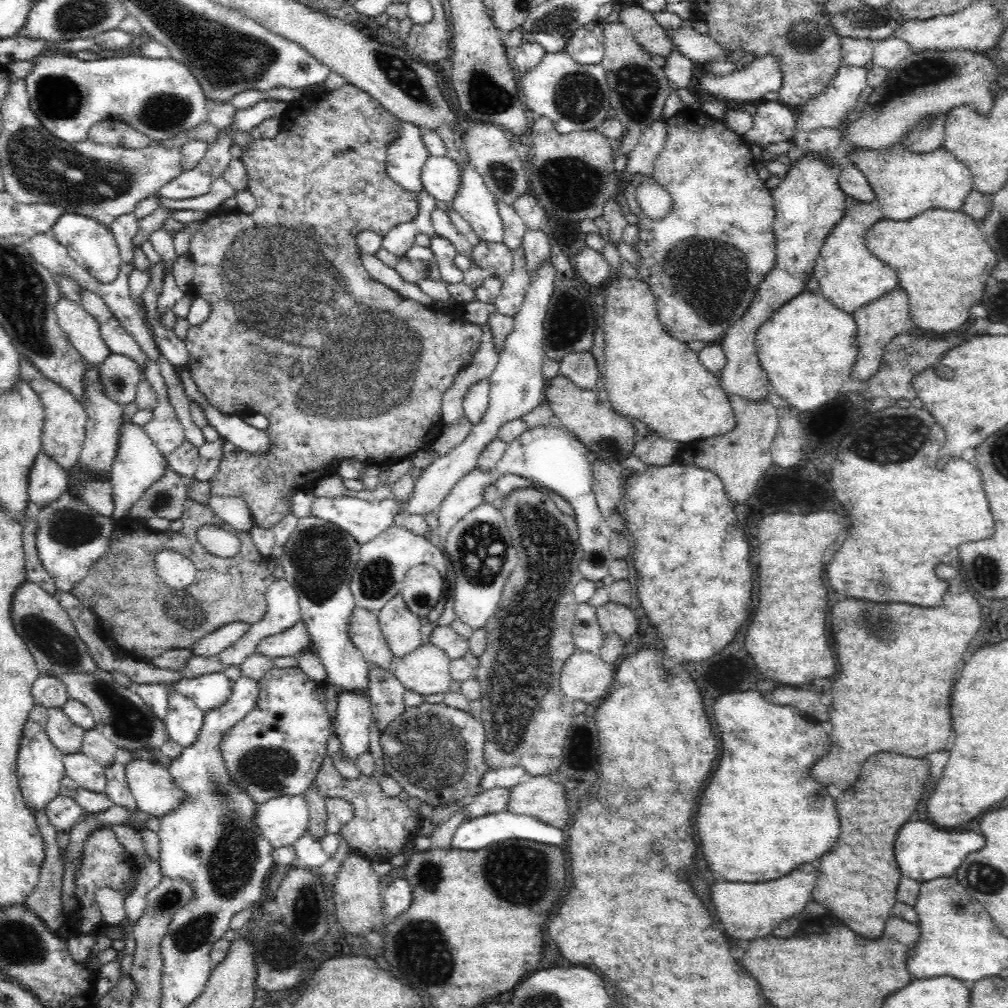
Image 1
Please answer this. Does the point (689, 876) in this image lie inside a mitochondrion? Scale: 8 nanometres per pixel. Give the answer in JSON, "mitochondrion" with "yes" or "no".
{"mitochondrion":"no"}

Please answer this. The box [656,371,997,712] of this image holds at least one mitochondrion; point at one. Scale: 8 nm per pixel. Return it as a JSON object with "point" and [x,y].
{"point":[896,439]}

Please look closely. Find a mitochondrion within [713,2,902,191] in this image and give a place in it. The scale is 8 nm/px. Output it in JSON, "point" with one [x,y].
{"point":[806,37]}

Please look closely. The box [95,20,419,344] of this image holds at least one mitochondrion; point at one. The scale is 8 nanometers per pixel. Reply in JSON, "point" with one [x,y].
{"point":[164,111]}

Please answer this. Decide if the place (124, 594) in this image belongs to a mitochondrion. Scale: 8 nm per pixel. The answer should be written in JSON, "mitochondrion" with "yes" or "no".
{"mitochondrion":"no"}

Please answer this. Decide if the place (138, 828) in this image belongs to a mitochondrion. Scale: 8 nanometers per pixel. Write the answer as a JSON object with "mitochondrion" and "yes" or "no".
{"mitochondrion":"no"}

